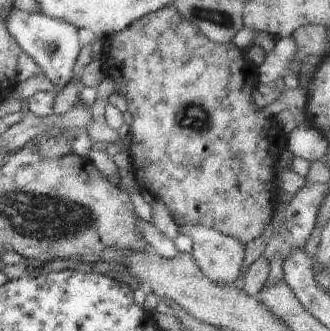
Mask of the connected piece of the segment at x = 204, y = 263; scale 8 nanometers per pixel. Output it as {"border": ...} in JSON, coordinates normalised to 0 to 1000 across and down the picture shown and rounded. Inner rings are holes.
{"border":[[[558,680],[539,698],[585,725],[579,770],[636,846],[712,858],[742,776],[742,740],[630,680]]]}

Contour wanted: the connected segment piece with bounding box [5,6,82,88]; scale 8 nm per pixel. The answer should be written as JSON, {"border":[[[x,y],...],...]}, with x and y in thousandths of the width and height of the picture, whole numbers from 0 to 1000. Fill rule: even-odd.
{"border":[[[42,18],[24,33],[15,69],[64,151],[103,181],[170,266],[194,266],[224,236],[221,205],[248,145],[227,79],[191,60],[142,51],[121,36],[88,39]]]}

